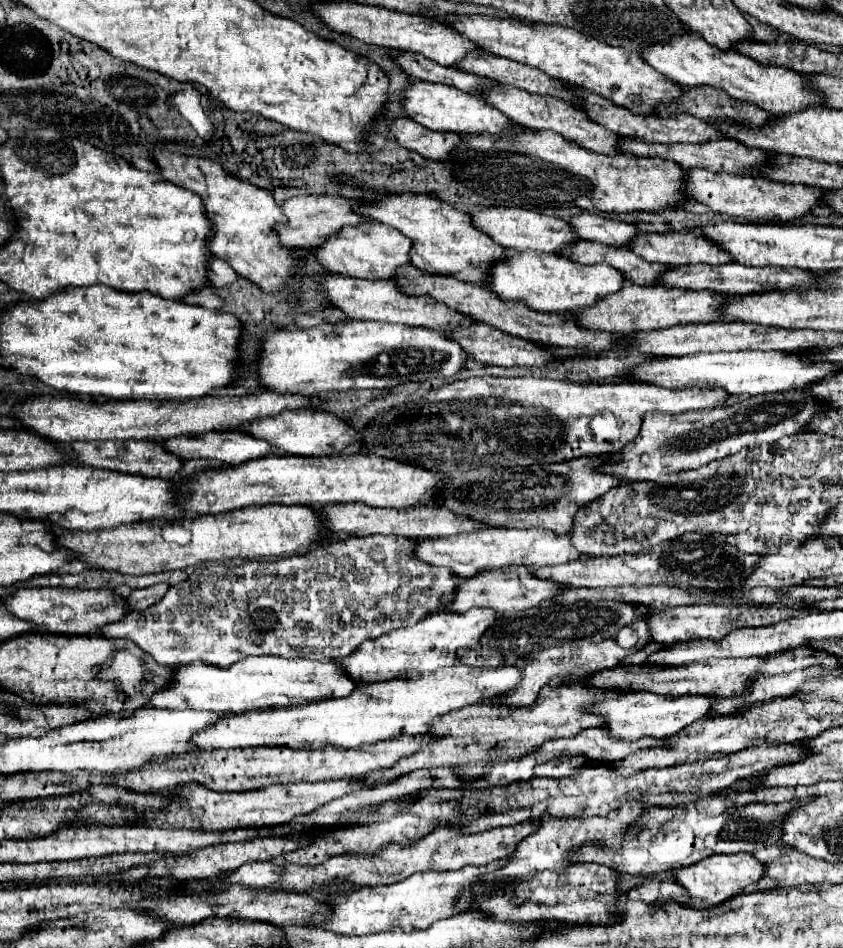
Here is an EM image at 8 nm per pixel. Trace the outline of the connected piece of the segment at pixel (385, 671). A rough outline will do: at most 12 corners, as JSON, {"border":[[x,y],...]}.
{"border":[[491,608],[433,612],[361,644],[353,680],[453,666],[497,622]]}

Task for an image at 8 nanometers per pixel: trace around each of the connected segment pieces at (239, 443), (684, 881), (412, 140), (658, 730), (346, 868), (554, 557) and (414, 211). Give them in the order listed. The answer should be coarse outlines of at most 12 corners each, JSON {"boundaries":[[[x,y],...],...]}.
{"boundaries":[[[241,430],[165,440],[185,460],[229,466],[265,458],[269,442]],[[749,852],[679,868],[701,908],[743,894],[767,866]],[[397,118],[391,132],[403,148],[447,160],[461,144],[453,132]],[[645,691],[589,708],[613,738],[667,740],[709,716],[713,696]],[[535,820],[461,834],[447,824],[409,848],[345,856],[321,868],[283,864],[281,888],[329,880],[395,884],[415,872],[507,860]],[[545,528],[423,540],[419,560],[461,578],[579,560],[571,534]],[[425,194],[361,212],[413,240],[423,272],[489,286],[509,258],[467,212]]]}

